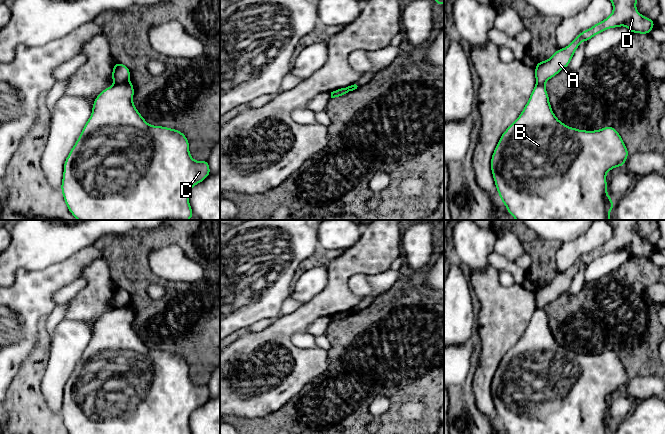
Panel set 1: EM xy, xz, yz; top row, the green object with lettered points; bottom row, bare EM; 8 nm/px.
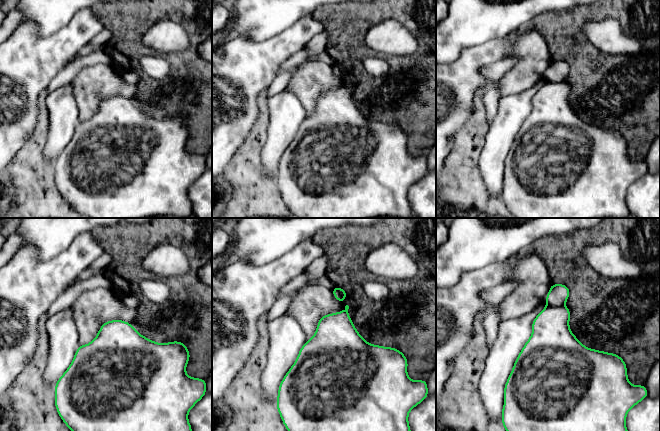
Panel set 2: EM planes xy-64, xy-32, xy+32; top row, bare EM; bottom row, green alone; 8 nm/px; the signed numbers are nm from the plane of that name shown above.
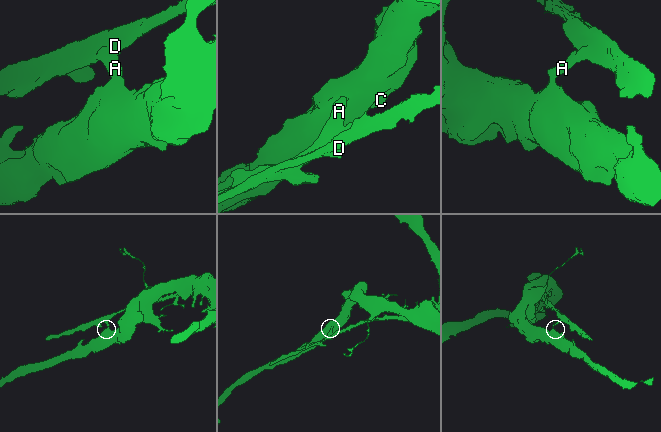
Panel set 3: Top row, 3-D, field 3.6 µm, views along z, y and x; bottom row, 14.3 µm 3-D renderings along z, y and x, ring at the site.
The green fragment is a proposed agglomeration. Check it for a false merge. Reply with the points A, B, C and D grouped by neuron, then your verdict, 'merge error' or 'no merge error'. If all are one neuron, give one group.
A D / B C | merge error

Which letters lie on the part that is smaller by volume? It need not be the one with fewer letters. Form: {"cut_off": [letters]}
{"cut_off": ["A", "D"]}

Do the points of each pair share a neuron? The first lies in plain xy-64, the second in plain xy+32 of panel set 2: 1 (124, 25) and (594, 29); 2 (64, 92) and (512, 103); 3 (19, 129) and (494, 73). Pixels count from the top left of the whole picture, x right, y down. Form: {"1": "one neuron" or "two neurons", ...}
{"1": "two neurons", "2": "one neuron", "3": "two neurons"}

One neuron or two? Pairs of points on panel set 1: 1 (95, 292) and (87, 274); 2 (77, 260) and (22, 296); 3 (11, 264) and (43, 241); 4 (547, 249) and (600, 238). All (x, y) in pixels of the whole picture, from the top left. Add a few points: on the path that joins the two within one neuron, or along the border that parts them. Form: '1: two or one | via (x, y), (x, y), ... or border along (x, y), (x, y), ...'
1: one | via (95, 288), (95, 282), (91, 278)
2: one | via (63, 273), (36, 288)
3: one | via (19, 256), (35, 244)
4: two | border along (560, 244), (555, 254), (555, 267), (558, 271)

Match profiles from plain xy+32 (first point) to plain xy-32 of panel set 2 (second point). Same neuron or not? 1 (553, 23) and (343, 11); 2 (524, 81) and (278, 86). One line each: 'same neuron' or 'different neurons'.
1: same neuron
2: different neurons

